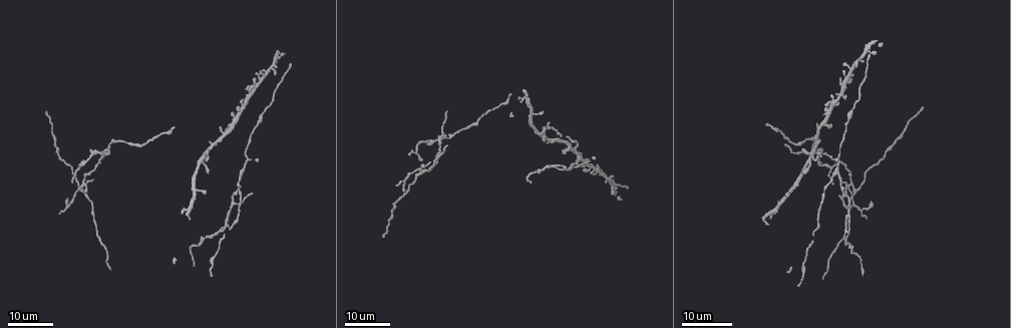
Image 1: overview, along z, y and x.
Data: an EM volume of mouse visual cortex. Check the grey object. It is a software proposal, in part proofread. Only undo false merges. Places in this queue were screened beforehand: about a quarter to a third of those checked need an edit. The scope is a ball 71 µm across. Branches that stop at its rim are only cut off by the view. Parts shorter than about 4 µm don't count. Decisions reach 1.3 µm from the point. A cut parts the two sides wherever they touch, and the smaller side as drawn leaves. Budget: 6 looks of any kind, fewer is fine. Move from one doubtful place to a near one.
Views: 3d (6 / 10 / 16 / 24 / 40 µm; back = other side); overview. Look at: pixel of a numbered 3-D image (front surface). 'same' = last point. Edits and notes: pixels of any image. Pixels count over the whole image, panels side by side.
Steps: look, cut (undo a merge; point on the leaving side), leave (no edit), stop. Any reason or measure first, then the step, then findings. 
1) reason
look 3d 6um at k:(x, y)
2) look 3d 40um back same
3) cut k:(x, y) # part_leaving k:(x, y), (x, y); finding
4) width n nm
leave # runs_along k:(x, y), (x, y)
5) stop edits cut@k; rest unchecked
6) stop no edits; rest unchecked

three arms meet
look 3d 24um at 1:(837, 173)

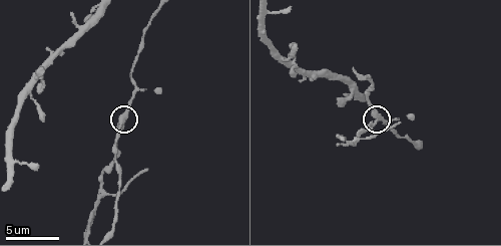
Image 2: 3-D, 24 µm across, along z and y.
closer look
look 3d 6um at 2:(375, 116)

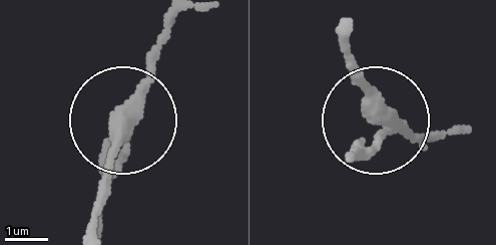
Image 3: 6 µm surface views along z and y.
width 350 nm
cut 3:(126, 155) # part_leaving 3:(134, 96), (102, 223); a second neuron is stuck on

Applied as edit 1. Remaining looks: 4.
look overview

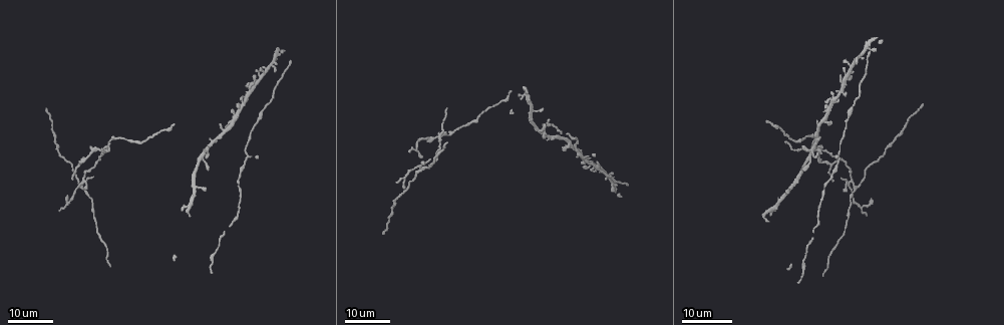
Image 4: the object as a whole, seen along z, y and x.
four arms meet
look 3d 24um at 4:(852, 180)

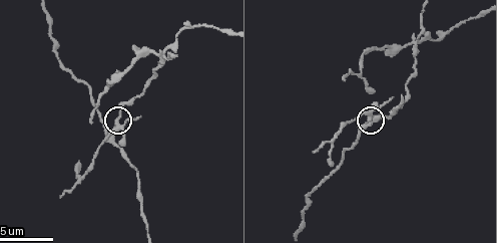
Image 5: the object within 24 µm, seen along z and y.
look 3d 10um at 5:(369, 117)

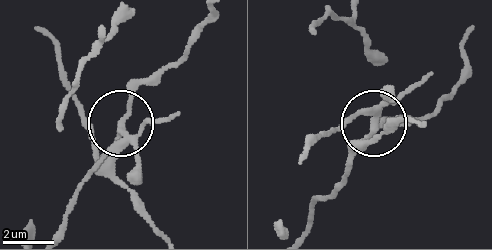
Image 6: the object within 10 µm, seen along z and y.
width 240 nm
cut 6:(160, 121) # part_leaving 6:(130, 136), (81, 188), (63, 233); a second neuron is stuck on

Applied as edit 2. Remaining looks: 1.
looks like a crossing
look 3d 6um at 2:(34, 79)

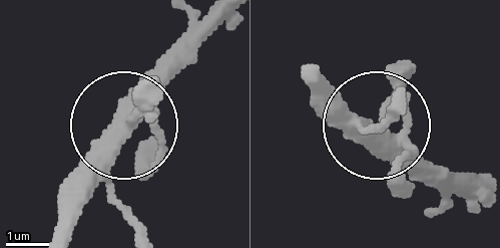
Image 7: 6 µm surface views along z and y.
arms 4
leave # all the same neuron

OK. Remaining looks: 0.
stop edits cut@3, cut@6; rest unchecked

